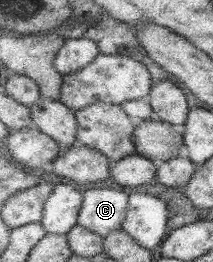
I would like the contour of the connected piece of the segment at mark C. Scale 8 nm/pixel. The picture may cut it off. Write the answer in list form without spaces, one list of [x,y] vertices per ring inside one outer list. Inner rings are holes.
[[[96,186],[86,189],[83,195],[78,225],[87,227],[104,238],[123,229],[130,205],[128,194]]]

